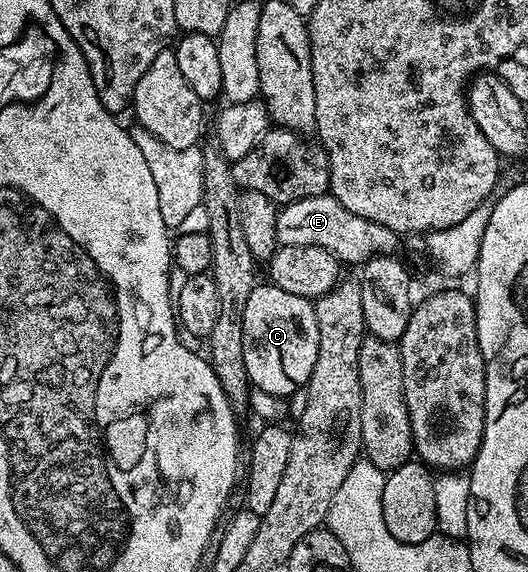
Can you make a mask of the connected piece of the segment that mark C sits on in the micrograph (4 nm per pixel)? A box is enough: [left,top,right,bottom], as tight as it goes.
[242,281,318,397]

